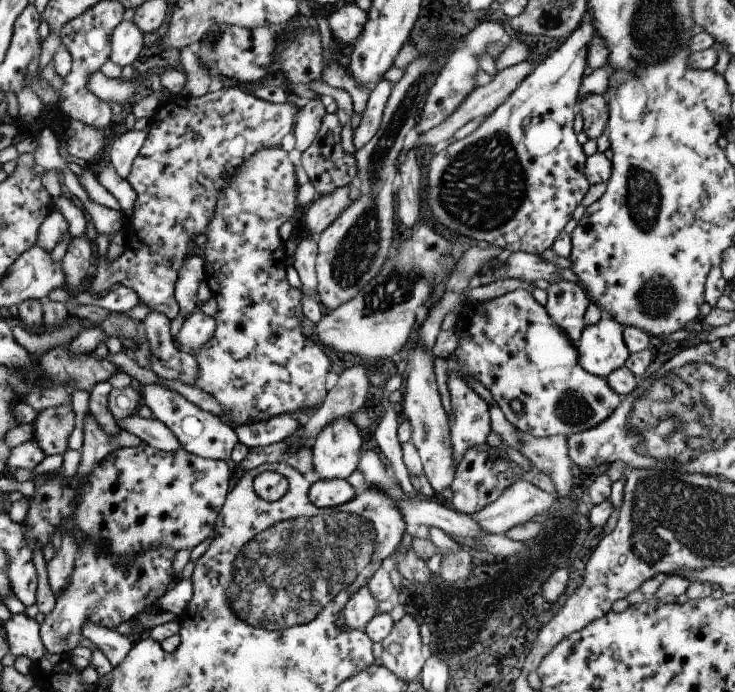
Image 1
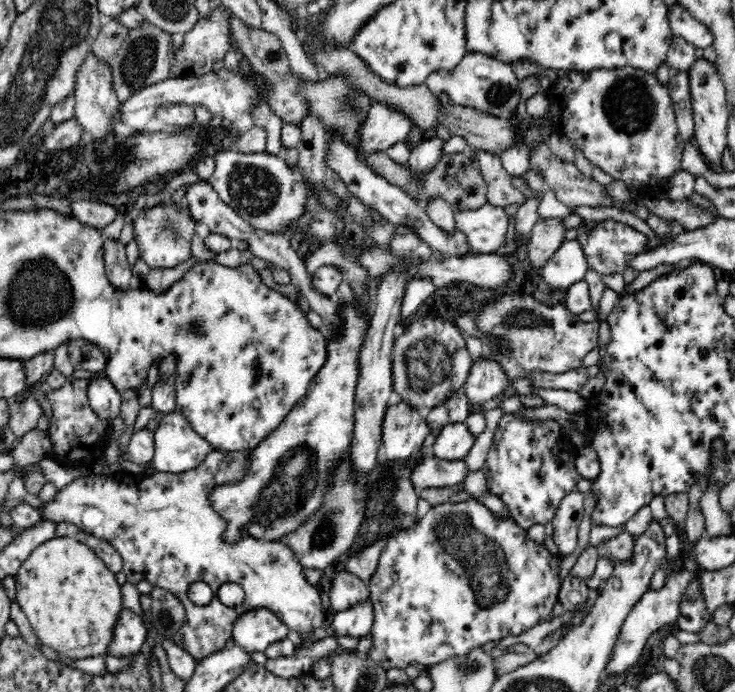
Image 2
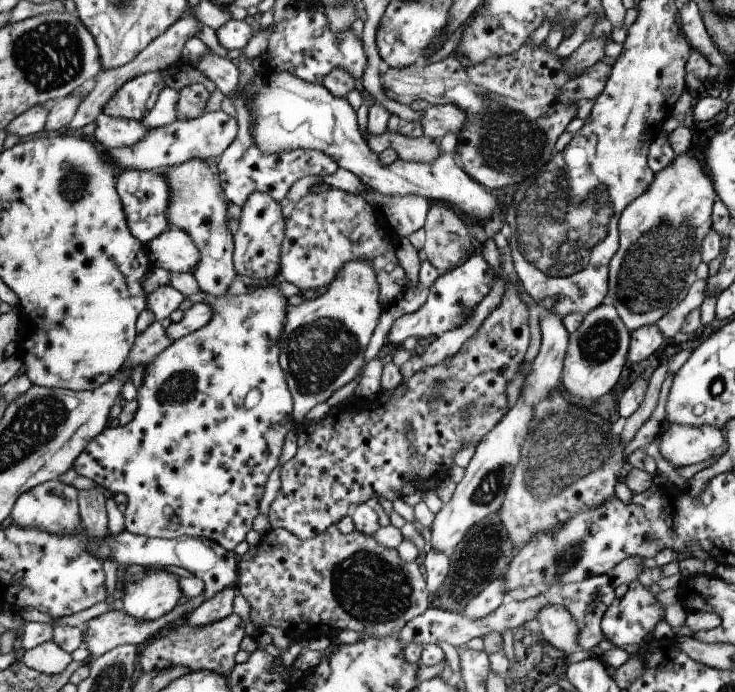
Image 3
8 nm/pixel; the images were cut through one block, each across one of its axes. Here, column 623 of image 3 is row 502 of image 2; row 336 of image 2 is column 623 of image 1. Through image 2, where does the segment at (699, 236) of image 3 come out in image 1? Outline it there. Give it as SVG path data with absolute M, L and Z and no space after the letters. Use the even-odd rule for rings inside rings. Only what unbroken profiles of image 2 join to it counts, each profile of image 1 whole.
M611 317L584 327L578 342L578 363L585 372L603 377L624 365L629 352L623 342L622 327Z

